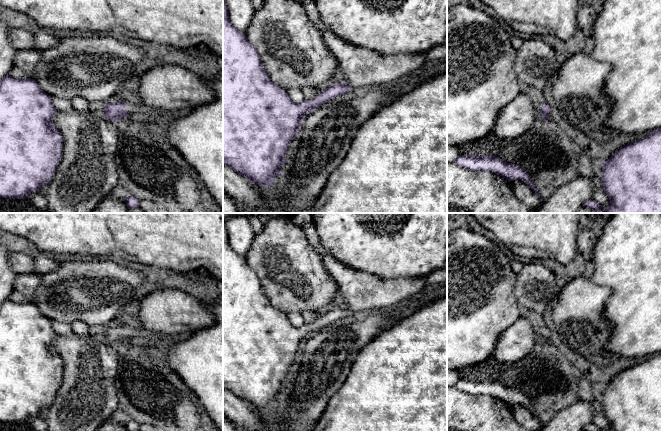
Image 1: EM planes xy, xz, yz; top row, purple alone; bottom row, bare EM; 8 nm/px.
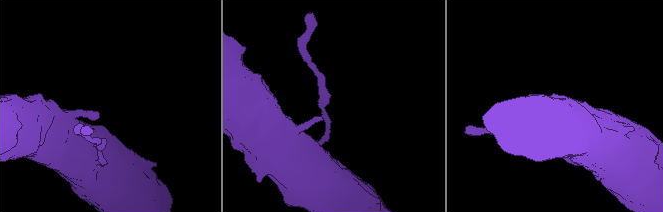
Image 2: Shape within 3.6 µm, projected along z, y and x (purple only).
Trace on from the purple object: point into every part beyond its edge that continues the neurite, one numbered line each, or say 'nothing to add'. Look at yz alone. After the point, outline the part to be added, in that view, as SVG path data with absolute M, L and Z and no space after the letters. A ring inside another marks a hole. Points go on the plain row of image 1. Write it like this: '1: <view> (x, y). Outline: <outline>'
1: yz (516, 342). Outline: M523 312L499 336L492 359L499 363L515 363L529 356L534 345L542 341L542 330L535 331Z

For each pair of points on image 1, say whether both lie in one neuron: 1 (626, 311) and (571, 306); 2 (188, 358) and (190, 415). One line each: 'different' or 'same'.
1: different
2: different

